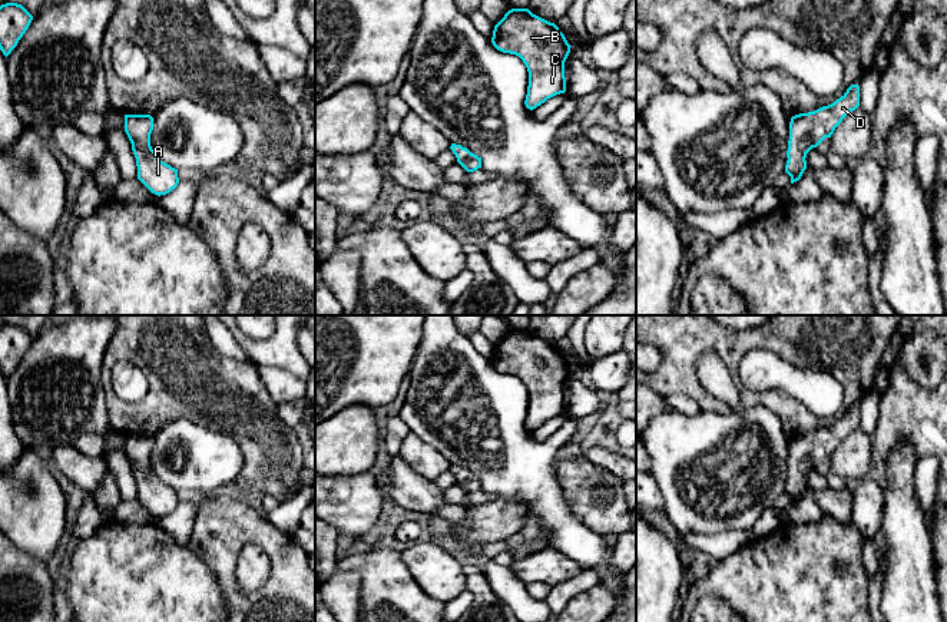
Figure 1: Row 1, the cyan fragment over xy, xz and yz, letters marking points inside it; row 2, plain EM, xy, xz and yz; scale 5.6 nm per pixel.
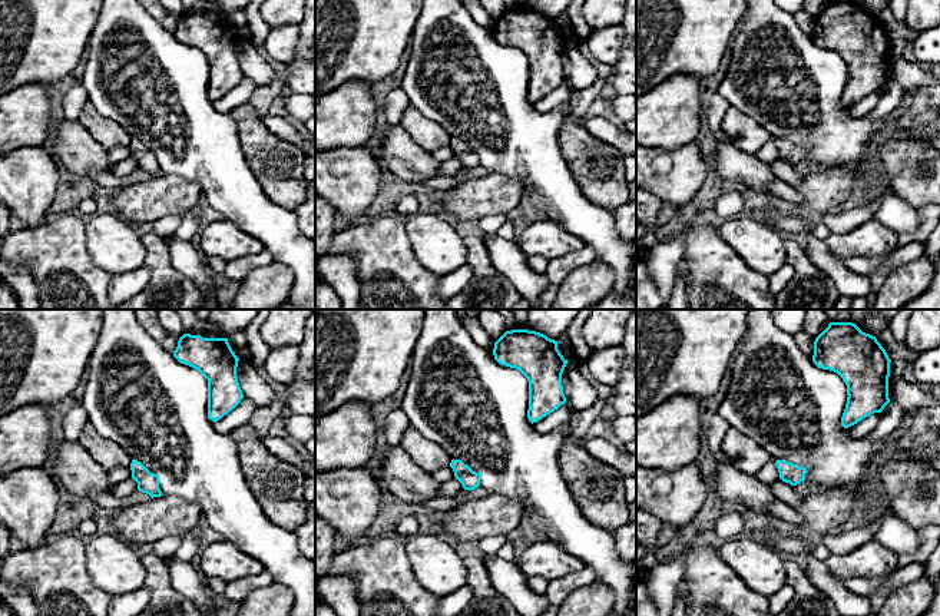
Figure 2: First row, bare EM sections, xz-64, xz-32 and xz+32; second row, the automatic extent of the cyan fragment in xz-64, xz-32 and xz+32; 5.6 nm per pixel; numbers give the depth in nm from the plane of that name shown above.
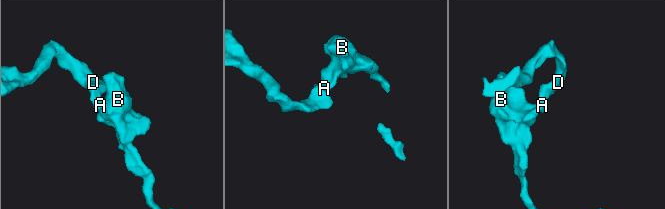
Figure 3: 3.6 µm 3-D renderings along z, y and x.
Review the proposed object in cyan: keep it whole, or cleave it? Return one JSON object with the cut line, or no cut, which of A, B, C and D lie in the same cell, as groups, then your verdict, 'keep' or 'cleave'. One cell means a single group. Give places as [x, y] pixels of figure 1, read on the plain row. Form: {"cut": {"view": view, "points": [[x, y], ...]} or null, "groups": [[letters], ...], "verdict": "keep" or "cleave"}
{"cut": null, "groups": [["A", "B", "C", "D"]], "verdict": "keep"}

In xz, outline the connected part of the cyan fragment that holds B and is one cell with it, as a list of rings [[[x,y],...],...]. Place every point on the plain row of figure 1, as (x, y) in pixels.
[[[511,330],[494,347],[491,364],[503,374],[519,377],[526,386],[527,430],[533,431],[566,413],[564,383],[572,367],[554,344],[529,330]]]

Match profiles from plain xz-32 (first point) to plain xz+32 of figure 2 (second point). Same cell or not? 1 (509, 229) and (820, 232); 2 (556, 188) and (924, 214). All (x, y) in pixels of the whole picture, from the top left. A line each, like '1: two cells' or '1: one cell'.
1: one cell
2: two cells

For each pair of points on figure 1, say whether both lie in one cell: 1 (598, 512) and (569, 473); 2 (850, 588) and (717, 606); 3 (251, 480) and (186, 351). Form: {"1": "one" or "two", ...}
{"1": "one", "2": "two", "3": "one"}

